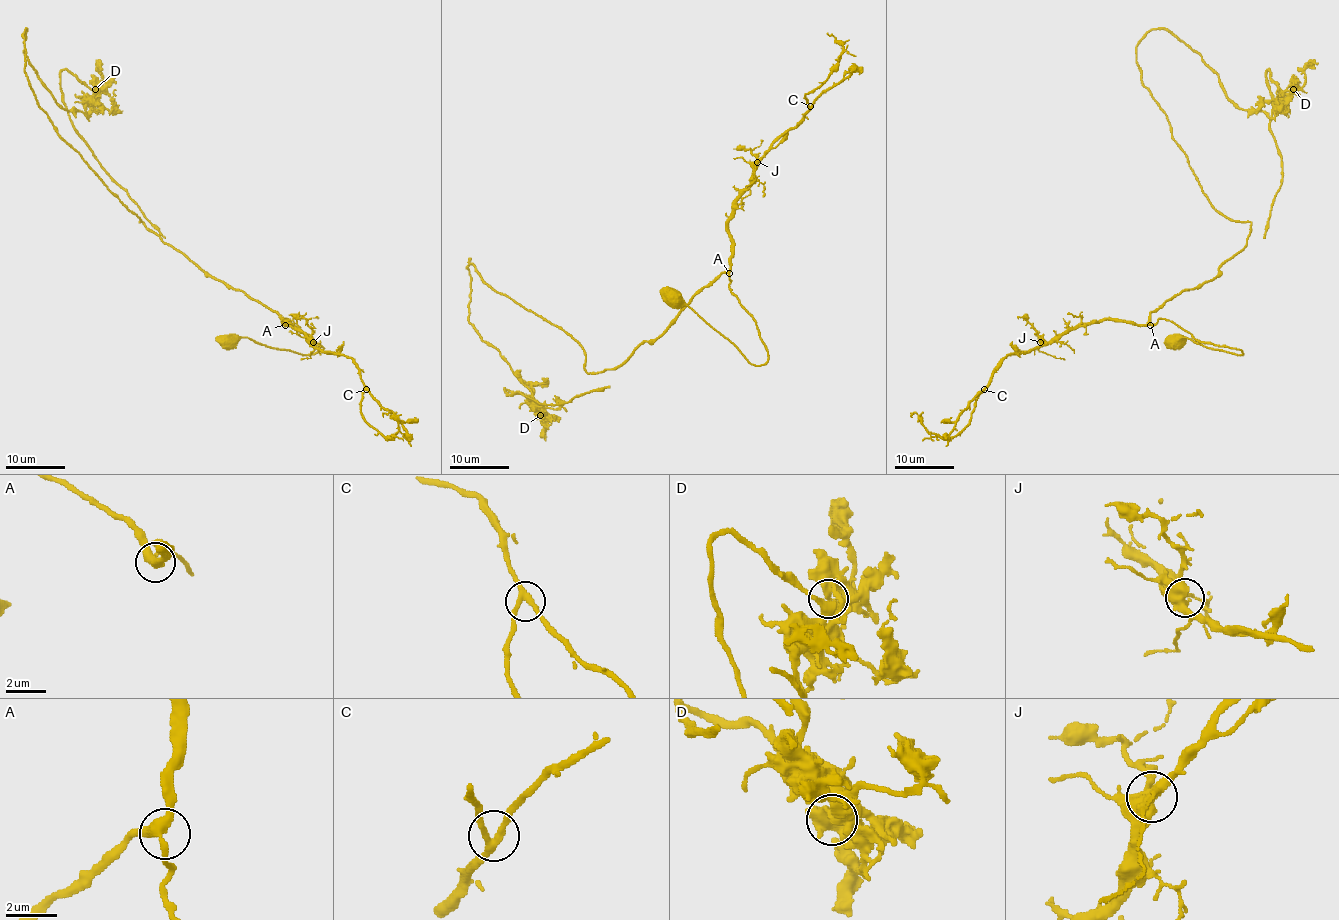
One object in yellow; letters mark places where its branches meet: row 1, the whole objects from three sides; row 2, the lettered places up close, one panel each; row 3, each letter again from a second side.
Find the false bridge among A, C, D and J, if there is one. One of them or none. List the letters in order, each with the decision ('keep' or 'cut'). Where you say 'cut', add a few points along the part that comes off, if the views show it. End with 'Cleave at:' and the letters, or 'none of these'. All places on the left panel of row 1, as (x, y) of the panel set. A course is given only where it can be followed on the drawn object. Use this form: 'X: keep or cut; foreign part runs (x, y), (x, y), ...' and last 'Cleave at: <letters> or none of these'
A: keep
C: keep
D: cut; foreign part runs (95, 89), (96, 93), (65, 70), (59, 74), (59, 86), (74, 130), (101, 167), (165, 238)
J: keep
Cleave at: D

